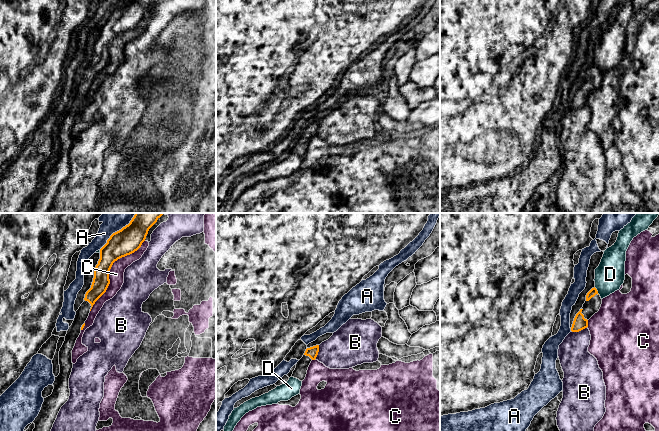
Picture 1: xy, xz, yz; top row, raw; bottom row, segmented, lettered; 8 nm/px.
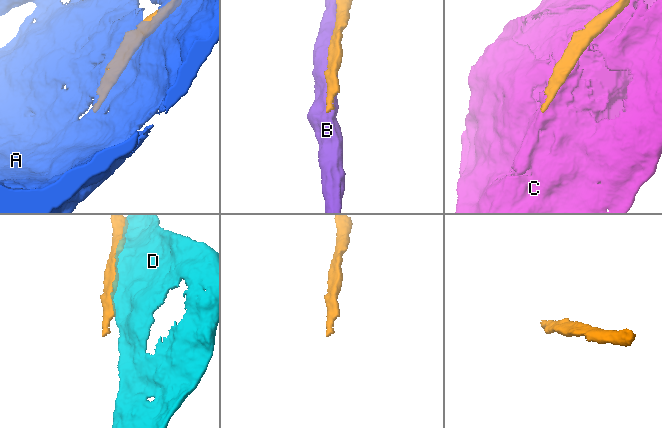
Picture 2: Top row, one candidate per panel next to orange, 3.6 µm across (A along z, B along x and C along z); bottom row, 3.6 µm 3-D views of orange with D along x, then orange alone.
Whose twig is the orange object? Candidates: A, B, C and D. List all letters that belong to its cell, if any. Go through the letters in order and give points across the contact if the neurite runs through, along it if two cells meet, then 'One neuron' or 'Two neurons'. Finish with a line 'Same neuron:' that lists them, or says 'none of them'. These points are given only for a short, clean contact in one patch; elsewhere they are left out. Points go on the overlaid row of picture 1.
A: Two neurons
B: Two neurons
C: Two neurons
D: Two neurons
Same neuron: none of them

